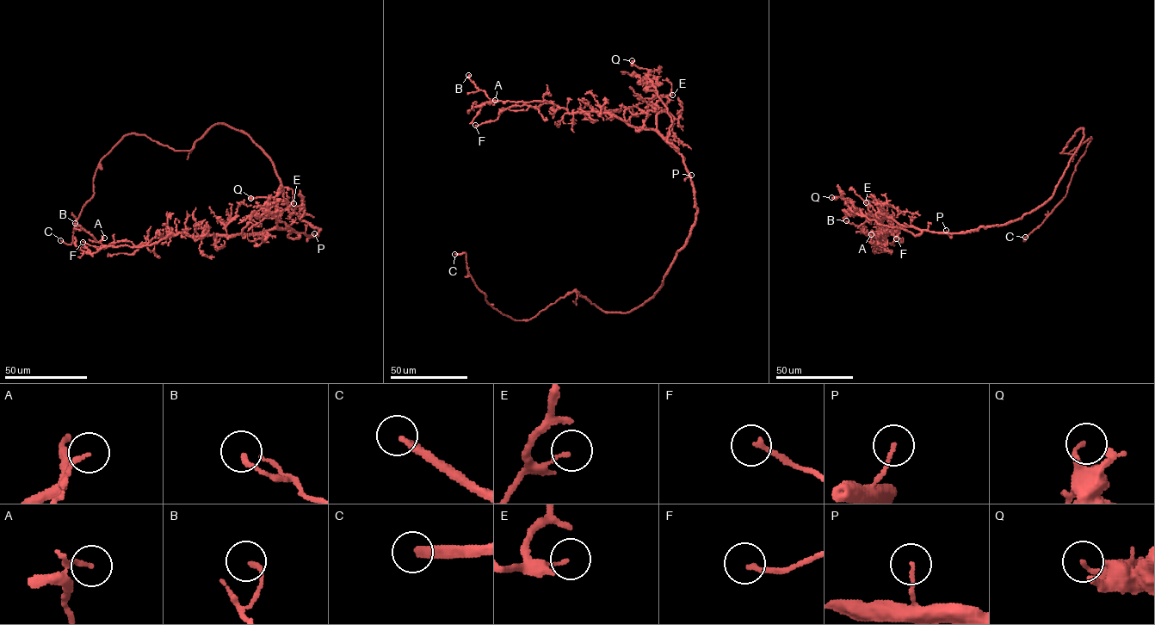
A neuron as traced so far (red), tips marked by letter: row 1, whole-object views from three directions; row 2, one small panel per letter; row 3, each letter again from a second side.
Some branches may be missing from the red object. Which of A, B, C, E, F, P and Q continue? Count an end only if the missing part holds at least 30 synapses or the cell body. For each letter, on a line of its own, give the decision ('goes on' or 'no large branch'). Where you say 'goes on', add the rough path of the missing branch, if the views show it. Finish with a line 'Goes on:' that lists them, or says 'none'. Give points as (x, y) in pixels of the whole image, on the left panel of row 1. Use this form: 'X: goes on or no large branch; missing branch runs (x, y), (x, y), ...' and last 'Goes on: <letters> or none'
A: no large branch
B: no large branch
C: goes on; missing branch runs (60, 240), (40, 222), (29, 190)
E: no large branch
F: no large branch
P: no large branch
Q: no large branch
Goes on: C

